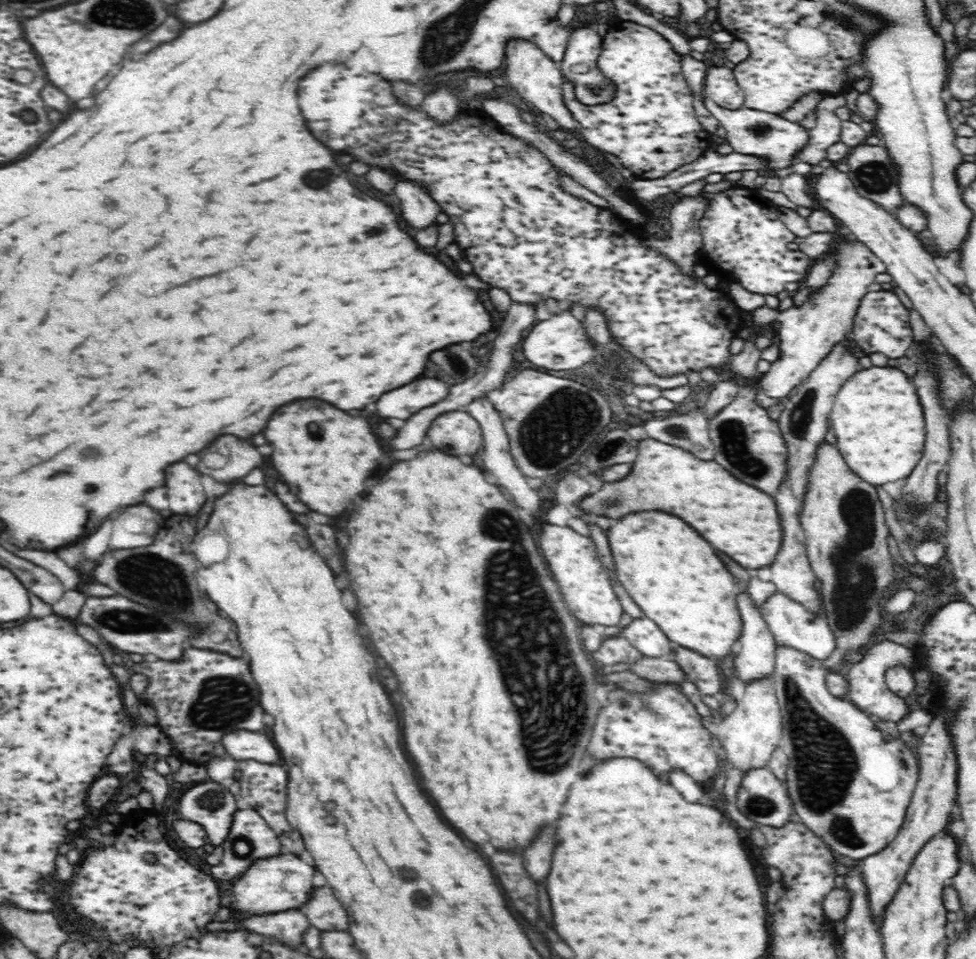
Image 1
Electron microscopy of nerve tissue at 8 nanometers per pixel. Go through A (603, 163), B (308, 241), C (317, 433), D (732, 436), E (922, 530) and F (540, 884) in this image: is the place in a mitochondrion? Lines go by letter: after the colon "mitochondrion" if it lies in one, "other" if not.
A: other
B: other
C: mitochondrion
D: mitochondrion
E: mitochondrion
F: other

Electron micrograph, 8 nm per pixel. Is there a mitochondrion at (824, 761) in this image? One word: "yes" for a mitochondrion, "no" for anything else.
yes

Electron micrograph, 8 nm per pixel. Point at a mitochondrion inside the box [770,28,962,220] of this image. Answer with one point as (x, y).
(876, 176)

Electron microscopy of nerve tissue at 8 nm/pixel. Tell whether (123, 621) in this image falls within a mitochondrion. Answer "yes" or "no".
yes

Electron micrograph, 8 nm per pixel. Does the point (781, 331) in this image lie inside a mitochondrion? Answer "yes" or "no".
no

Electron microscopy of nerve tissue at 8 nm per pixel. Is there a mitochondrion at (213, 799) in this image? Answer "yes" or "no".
yes

